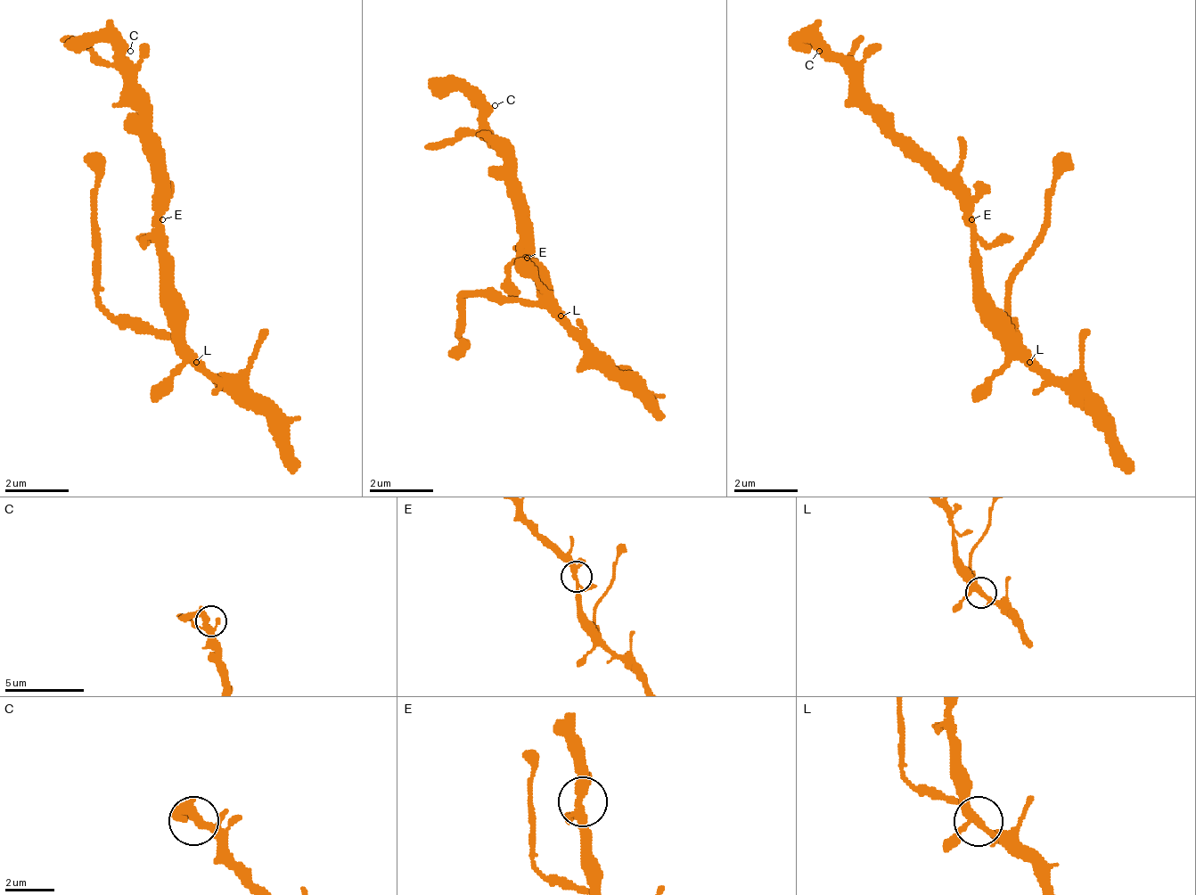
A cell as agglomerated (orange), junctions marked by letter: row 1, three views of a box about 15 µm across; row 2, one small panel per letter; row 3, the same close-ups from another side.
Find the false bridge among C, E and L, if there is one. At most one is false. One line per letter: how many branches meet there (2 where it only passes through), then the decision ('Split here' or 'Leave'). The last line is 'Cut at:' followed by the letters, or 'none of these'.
C: Branches: 3. Leave
E: Branches: 4. Leave
L: Branches: 4. Leave
Cut at: none of these

